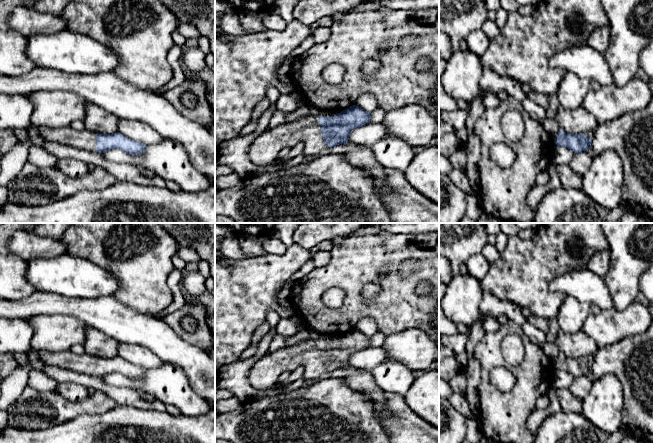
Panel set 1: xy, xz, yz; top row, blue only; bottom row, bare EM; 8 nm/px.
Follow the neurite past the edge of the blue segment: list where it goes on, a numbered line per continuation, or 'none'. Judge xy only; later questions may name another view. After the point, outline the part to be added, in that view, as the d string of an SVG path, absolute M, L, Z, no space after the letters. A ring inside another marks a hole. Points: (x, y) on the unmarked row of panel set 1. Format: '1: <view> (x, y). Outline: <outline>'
1: xy (84, 363). Outline: M70 350L58 352L40 352L35 351L39 361L48 366L58 366L64 369L70 369L78 373L96 376L96 356L88 353L81 355L74 354Z

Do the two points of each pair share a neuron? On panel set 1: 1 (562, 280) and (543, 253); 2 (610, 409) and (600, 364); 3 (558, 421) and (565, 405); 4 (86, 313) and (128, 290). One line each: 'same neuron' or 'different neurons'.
1: different neurons
2: different neurons
3: different neurons
4: different neurons

